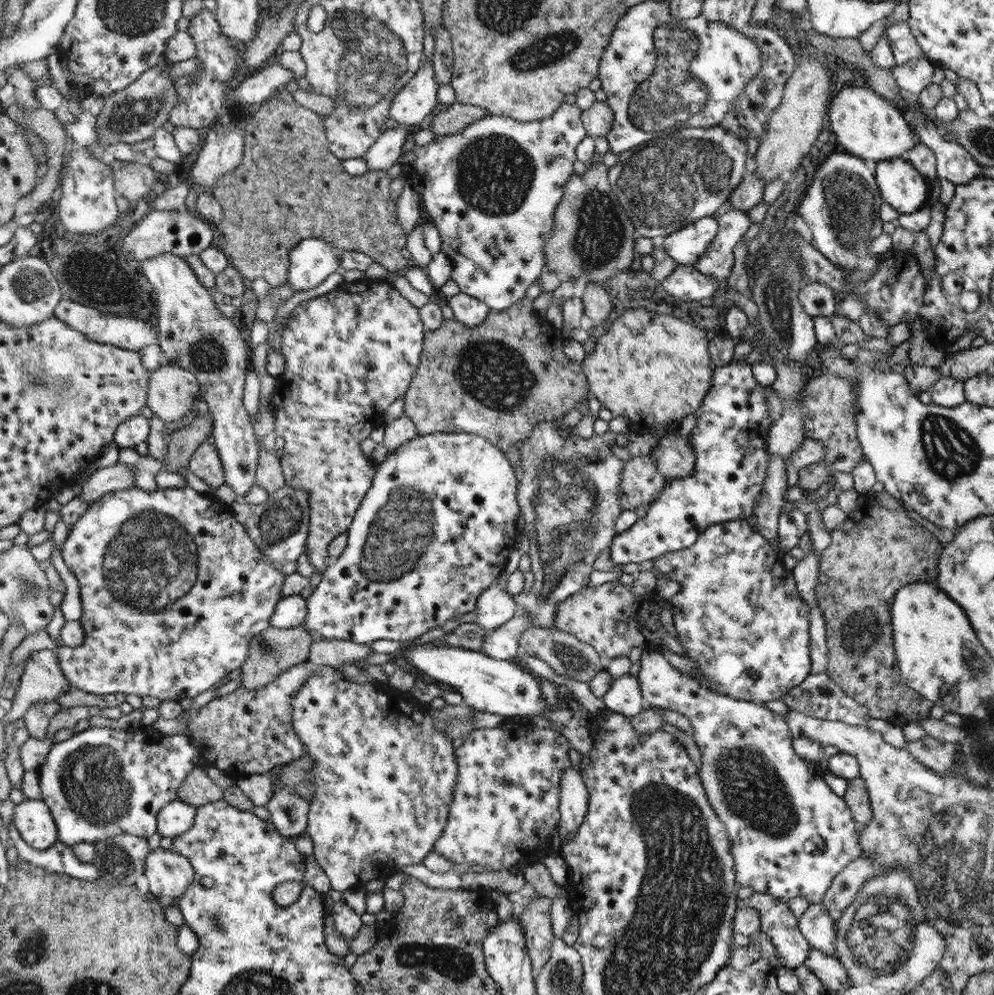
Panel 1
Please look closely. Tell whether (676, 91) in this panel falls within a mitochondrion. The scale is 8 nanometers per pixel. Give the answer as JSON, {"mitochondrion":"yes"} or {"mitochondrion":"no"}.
{"mitochondrion":"yes"}

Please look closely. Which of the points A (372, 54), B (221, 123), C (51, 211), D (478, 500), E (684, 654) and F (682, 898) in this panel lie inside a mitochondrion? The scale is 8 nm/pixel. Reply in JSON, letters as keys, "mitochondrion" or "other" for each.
{"A":"mitochondrion","B":"other","C":"other","D":"other","E":"other","F":"mitochondrion"}

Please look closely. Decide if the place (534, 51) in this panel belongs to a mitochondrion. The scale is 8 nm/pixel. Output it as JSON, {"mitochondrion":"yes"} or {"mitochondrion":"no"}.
{"mitochondrion":"yes"}

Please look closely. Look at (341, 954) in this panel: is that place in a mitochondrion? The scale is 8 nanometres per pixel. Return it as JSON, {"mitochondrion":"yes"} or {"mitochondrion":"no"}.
{"mitochondrion":"no"}

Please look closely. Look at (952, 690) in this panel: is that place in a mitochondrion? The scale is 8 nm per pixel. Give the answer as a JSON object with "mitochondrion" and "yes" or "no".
{"mitochondrion":"yes"}

